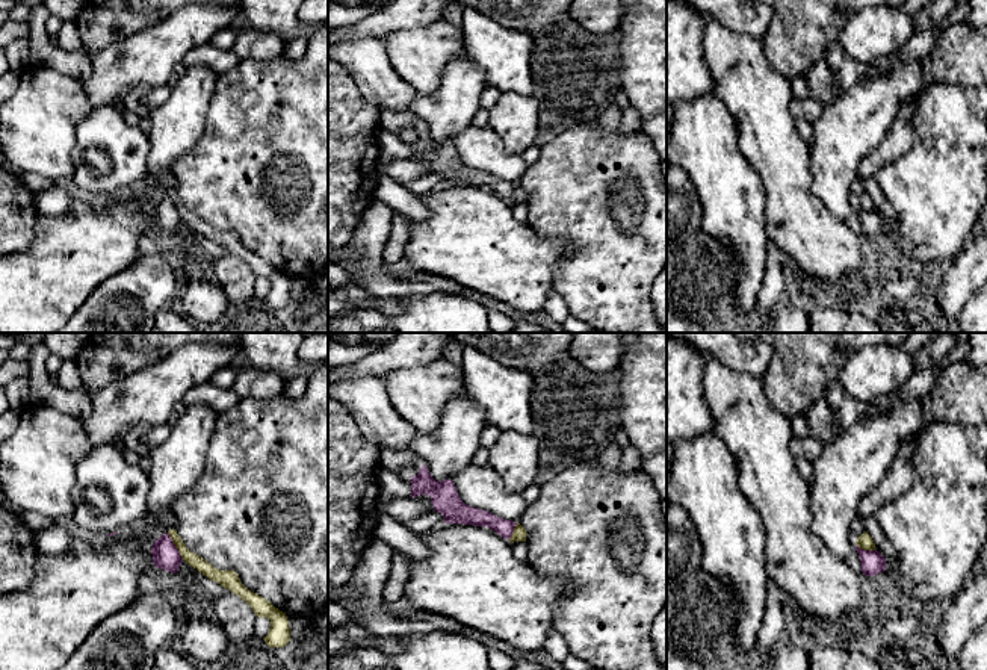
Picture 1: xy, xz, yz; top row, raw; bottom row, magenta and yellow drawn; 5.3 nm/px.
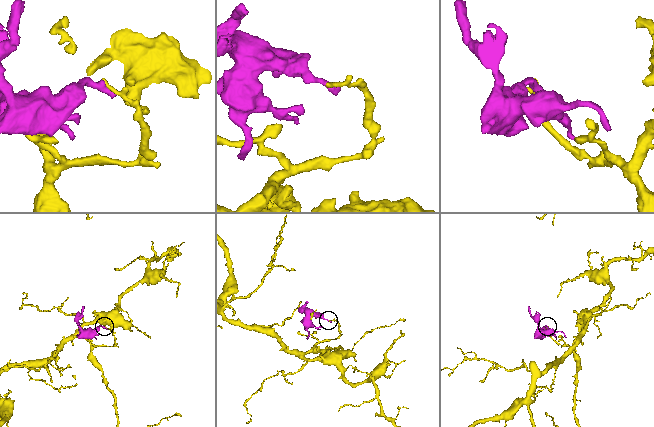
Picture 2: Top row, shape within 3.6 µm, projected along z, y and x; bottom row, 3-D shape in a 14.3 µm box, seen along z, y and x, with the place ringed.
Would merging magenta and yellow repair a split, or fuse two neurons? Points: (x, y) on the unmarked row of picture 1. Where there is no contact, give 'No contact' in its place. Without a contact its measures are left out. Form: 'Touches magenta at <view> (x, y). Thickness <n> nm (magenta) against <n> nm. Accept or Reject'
Touches magenta at xy (174, 207). Thickness 140 nm (magenta) against 70 nm. Reject

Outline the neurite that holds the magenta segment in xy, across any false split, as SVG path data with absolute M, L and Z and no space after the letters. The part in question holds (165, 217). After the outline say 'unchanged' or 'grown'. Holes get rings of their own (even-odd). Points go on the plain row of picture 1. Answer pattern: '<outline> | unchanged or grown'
M163 195L157 200L151 209L153 224L157 230L177 234L181 225L181 216L175 209L169 195Z | unchanged

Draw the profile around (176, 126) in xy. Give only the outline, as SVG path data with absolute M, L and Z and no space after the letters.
M189 67L171 86L169 98L151 110L148 133L151 151L147 174L136 185L136 191L154 201L169 192L160 175L172 172L174 162L189 153L200 141L218 77L219 74L207 67Z

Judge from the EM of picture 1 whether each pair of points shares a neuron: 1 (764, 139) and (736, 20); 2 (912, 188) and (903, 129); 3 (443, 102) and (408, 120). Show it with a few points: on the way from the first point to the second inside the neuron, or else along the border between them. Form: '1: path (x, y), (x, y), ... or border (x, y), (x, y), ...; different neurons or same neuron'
1: border (708, 15), (735, 32), (750, 34), (761, 40); different neurons
2: border (910, 121), (912, 147), (875, 171); different neurons
3: border (410, 111), (423, 124); different neurons

